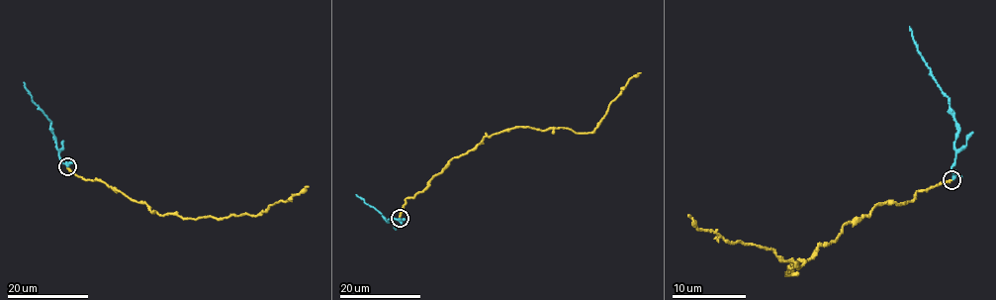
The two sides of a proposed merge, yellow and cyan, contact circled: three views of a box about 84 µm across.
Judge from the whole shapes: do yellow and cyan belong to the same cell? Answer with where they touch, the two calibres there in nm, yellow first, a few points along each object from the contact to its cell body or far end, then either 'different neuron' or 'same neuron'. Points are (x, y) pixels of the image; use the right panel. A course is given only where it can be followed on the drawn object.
at (951, 179); 220 nm thick on the yellow side, 200 nm on the other; yellow runs (951, 179), (918, 190), (905, 203), (879, 203), (785, 274), (797, 265), (771, 249), (703, 231), (688, 214); cyan runs (953, 179), (951, 168), (954, 160), (956, 122), (953, 109), (922, 59), (909, 27); different neuron

